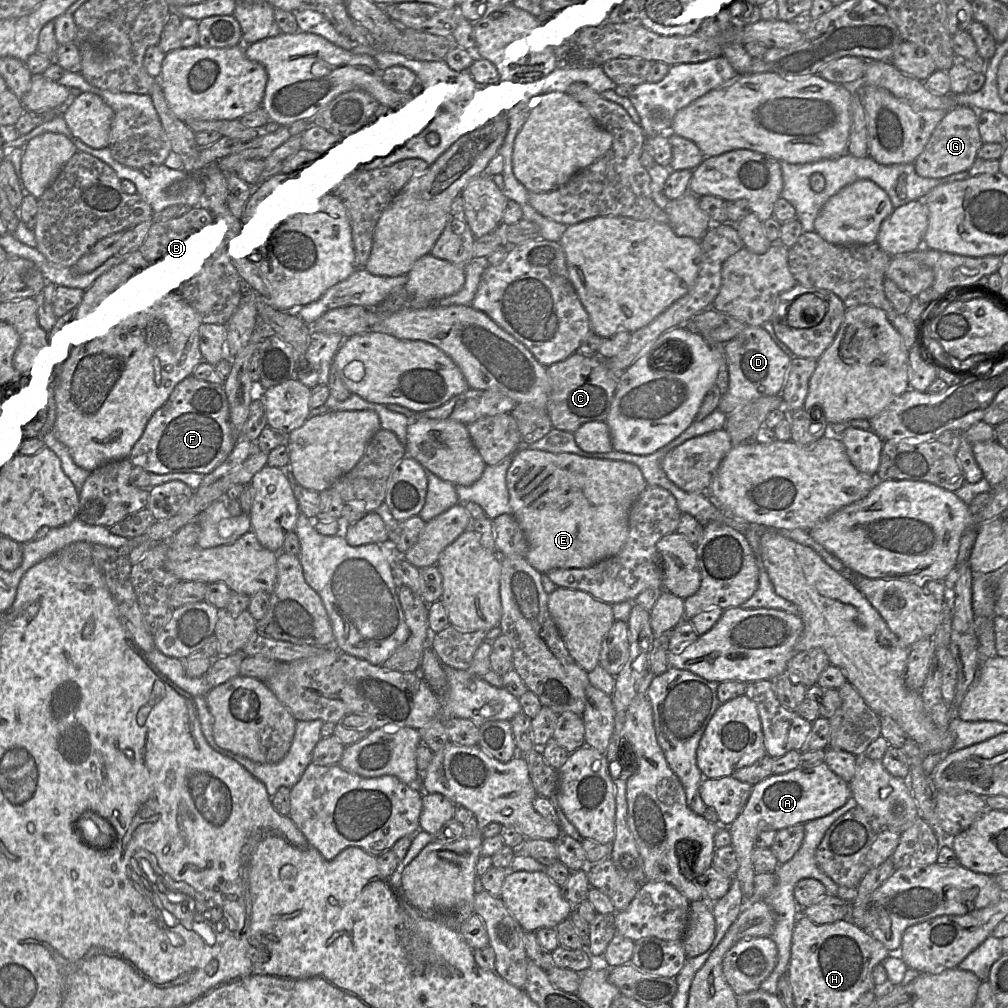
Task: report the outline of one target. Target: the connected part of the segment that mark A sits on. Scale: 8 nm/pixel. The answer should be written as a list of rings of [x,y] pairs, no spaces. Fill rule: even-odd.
[[[825,762],[812,767],[798,767],[783,774],[772,774],[755,784],[743,811],[728,827],[731,846],[737,853],[739,863],[735,878],[740,882],[744,900],[755,900],[753,888],[756,873],[752,863],[752,852],[760,832],[778,831],[824,817],[842,807],[850,797],[849,783],[836,775]]]

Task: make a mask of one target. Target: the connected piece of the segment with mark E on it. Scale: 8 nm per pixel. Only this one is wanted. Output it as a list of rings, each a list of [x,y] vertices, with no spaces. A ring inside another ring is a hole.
[[[526,446],[512,456],[506,484],[511,515],[517,520],[528,545],[526,560],[541,574],[560,568],[588,568],[617,555],[627,541],[630,510],[648,486],[640,469],[629,462],[593,459],[573,453],[555,454]]]

